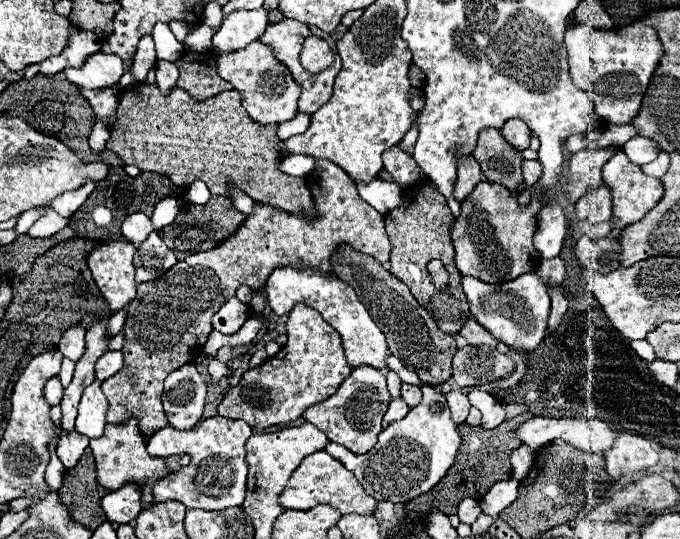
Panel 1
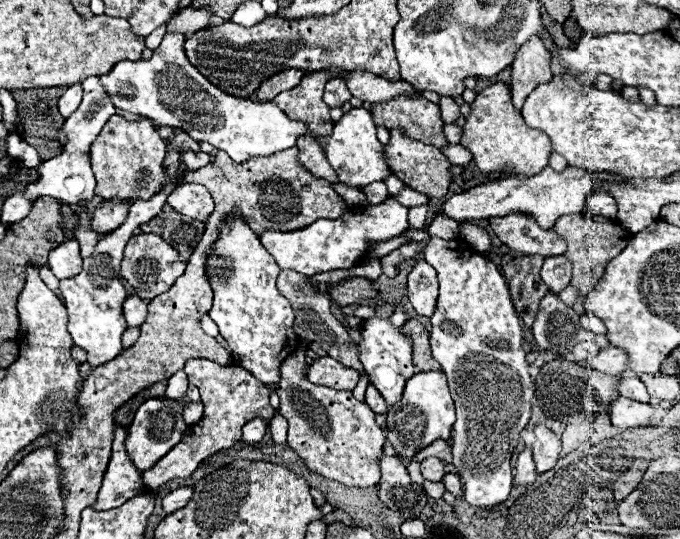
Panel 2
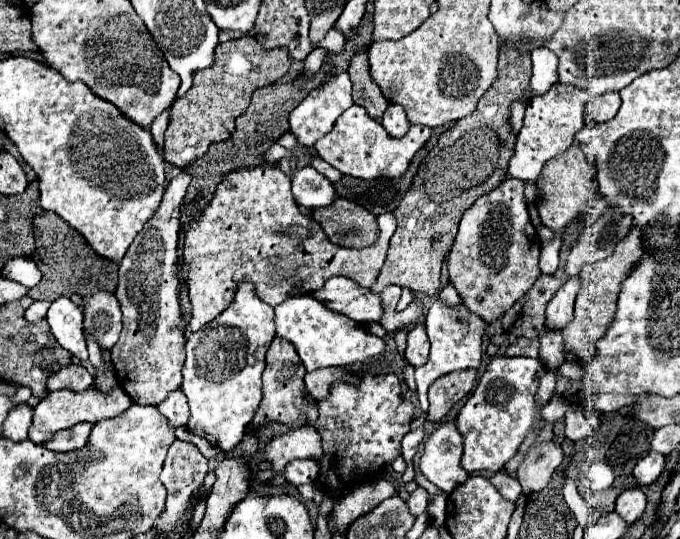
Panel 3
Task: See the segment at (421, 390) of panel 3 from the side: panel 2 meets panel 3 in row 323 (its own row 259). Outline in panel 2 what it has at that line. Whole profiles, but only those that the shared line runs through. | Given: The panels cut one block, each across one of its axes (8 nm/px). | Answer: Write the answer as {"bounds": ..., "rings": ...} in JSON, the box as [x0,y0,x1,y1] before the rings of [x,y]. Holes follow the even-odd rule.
{"bounds":[424,238,534,506],"rings":[[[428,238],[424,248],[424,260],[438,272],[440,296],[436,312],[432,316],[430,346],[432,356],[442,364],[442,372],[448,376],[448,386],[456,402],[456,424],[452,432],[452,454],[458,476],[464,484],[464,498],[472,506],[496,506],[510,496],[512,490],[512,466],[510,458],[518,444],[520,432],[530,420],[530,402],[534,396],[532,380],[528,374],[526,352],[522,348],[524,332],[518,314],[514,312],[508,284],[494,262],[474,254],[462,246],[460,240]]]}

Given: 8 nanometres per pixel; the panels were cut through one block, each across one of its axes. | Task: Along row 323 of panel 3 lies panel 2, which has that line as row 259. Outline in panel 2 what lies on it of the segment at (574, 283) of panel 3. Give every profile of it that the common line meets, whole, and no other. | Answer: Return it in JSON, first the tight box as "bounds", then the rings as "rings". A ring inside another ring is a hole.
{"bounds":[542,254,572,292],"rings":[[[562,254],[562,256],[550,256],[544,260],[542,266],[542,280],[550,288],[550,292],[560,292],[570,284],[572,278],[572,262]]]}

